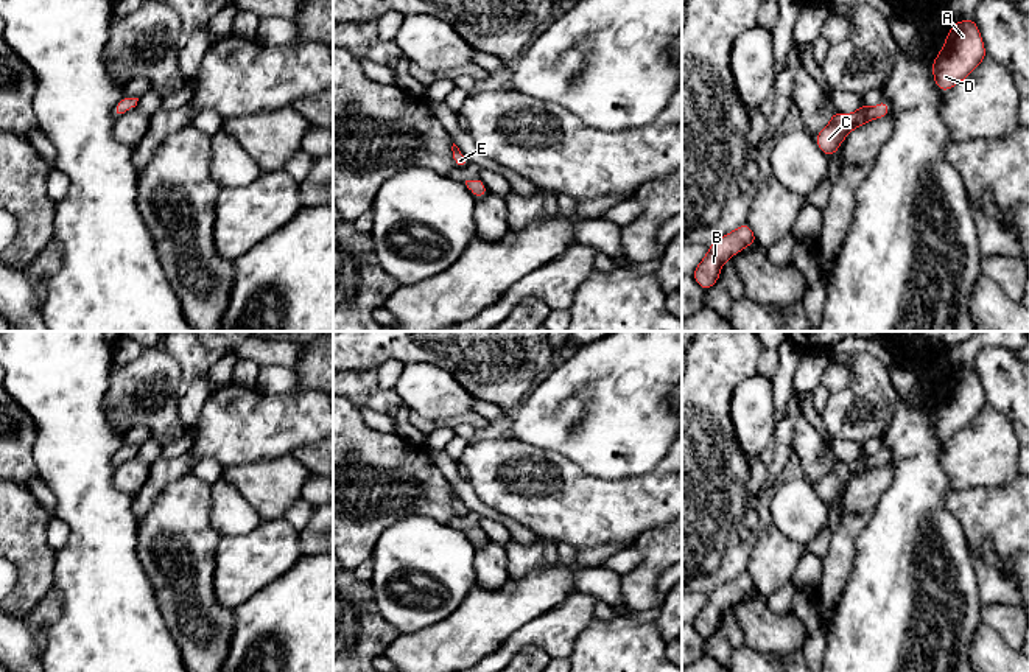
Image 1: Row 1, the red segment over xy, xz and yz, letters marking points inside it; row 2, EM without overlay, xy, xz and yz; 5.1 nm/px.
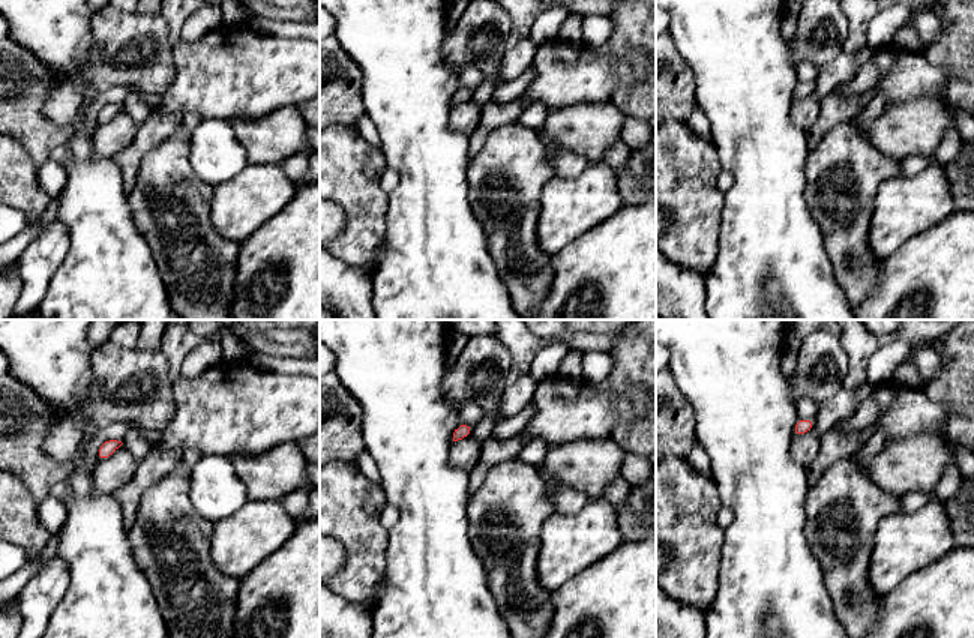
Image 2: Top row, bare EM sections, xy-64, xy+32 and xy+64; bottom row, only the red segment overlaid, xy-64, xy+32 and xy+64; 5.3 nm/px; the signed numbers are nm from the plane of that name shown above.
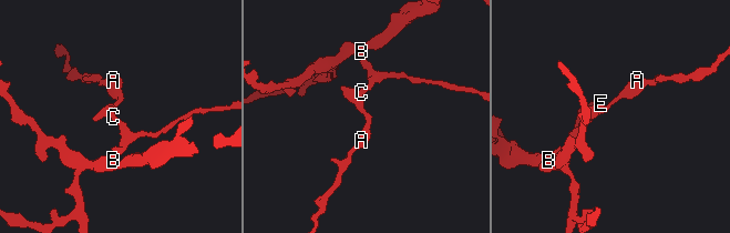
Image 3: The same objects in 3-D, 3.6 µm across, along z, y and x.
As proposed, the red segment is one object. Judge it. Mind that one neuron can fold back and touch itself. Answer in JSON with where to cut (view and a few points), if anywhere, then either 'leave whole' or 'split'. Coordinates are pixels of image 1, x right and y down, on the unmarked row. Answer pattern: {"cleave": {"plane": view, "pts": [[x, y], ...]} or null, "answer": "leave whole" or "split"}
{"cleave": null, "answer": "leave whole"}

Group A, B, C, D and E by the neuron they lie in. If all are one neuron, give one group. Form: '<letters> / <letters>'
A B C D E

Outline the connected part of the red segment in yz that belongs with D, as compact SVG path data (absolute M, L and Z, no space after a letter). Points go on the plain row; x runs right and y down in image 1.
M973 367L951 373L942 398L932 409L934 432L948 440L987 406L984 389Z

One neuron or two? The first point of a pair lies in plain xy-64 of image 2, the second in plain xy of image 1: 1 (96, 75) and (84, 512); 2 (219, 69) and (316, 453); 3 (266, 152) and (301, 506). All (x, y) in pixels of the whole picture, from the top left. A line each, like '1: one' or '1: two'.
1: two
2: two
3: two

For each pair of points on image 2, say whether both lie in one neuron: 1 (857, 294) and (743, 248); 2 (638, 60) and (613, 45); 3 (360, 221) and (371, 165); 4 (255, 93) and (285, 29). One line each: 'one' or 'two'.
1: two
2: two
3: one
4: two

